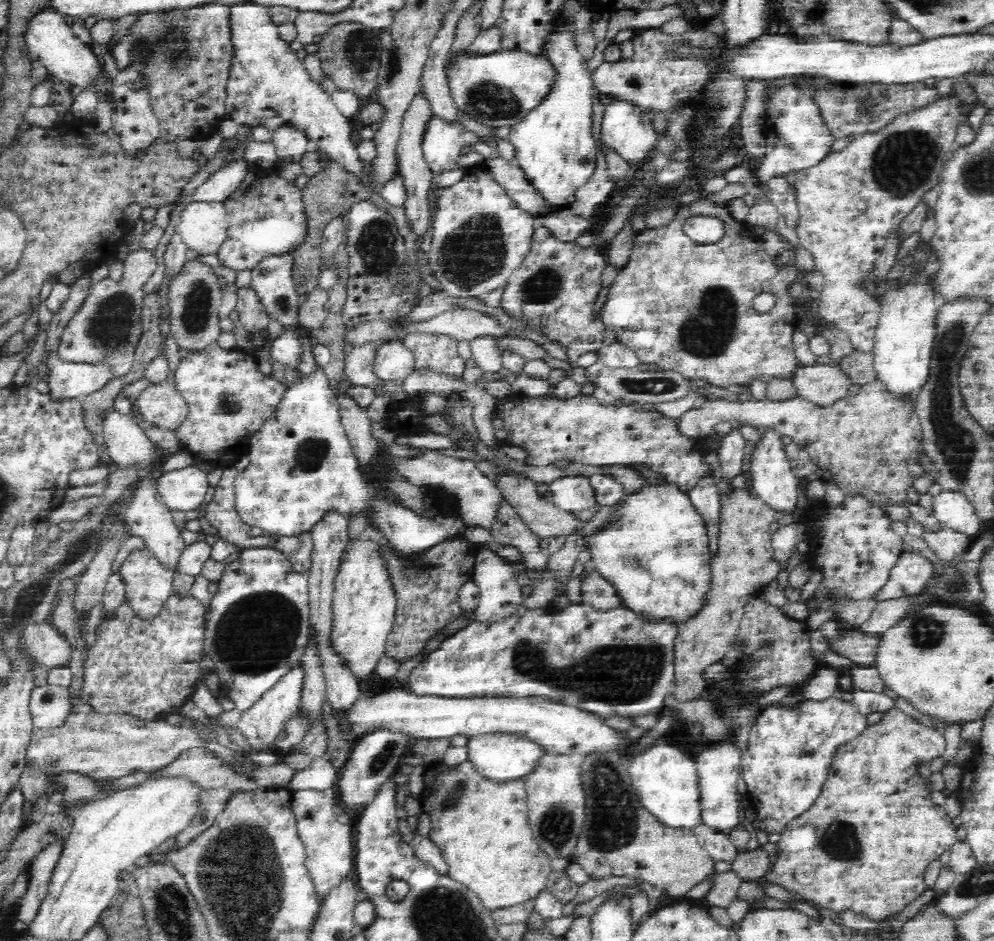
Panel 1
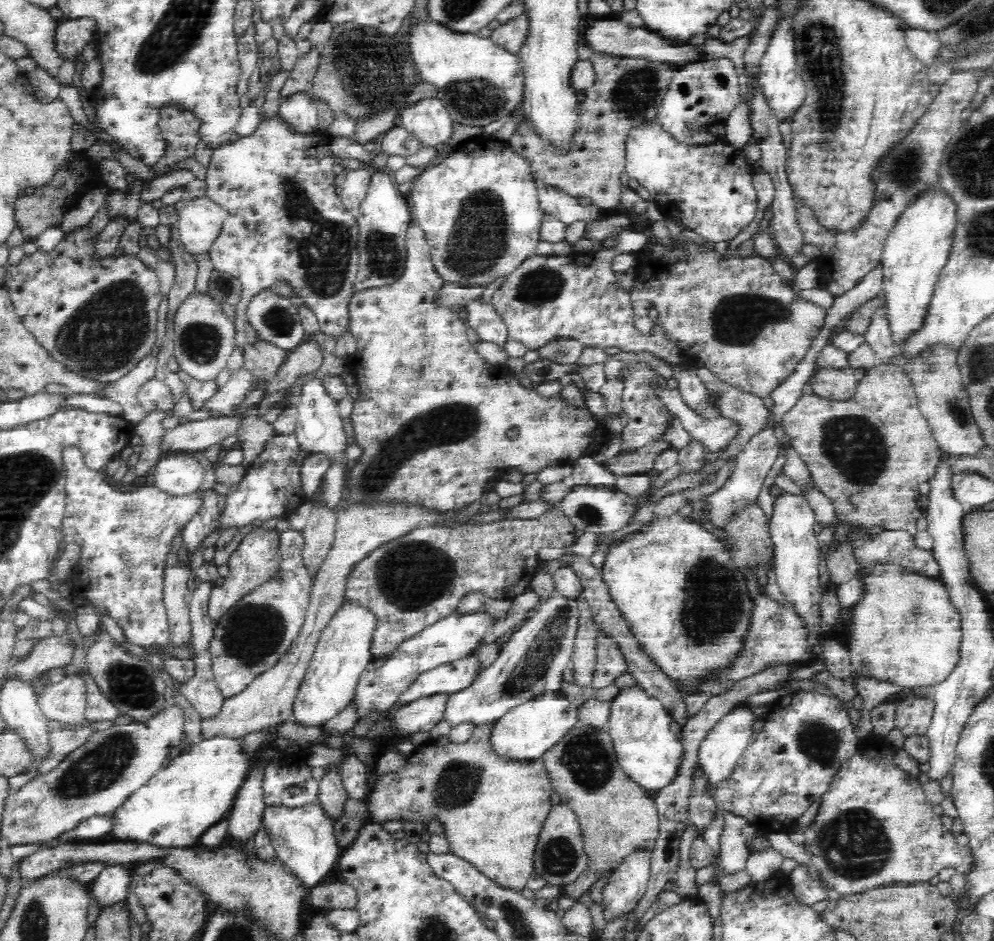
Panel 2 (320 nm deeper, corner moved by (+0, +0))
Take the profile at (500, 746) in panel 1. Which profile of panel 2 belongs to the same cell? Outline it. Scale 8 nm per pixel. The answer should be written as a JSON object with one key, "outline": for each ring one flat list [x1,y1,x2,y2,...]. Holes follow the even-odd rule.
{"outline":[[542,694,511,708,491,728,490,744,493,753,516,763,538,760,578,723,578,708,561,694]]}

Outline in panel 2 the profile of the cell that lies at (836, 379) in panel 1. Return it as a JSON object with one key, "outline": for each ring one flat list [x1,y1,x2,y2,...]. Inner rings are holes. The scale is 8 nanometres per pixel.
{"outline":[[848,366,841,369,816,368,809,378,813,393,823,399,847,401,857,385,855,369]]}

